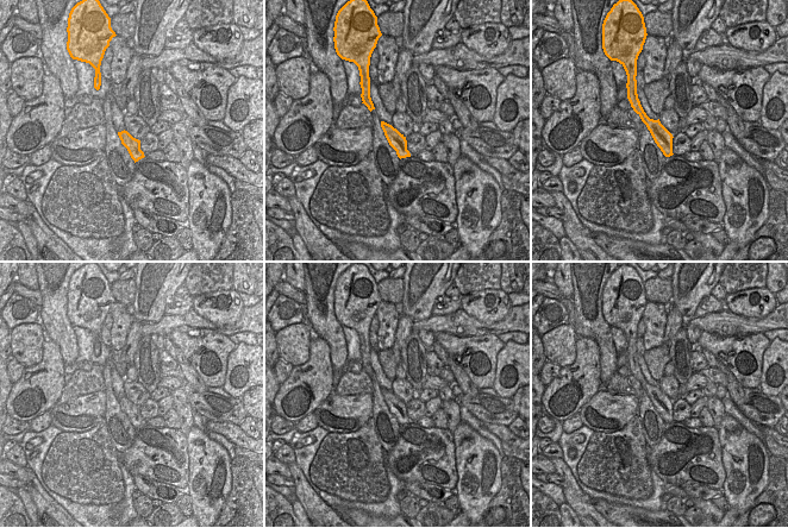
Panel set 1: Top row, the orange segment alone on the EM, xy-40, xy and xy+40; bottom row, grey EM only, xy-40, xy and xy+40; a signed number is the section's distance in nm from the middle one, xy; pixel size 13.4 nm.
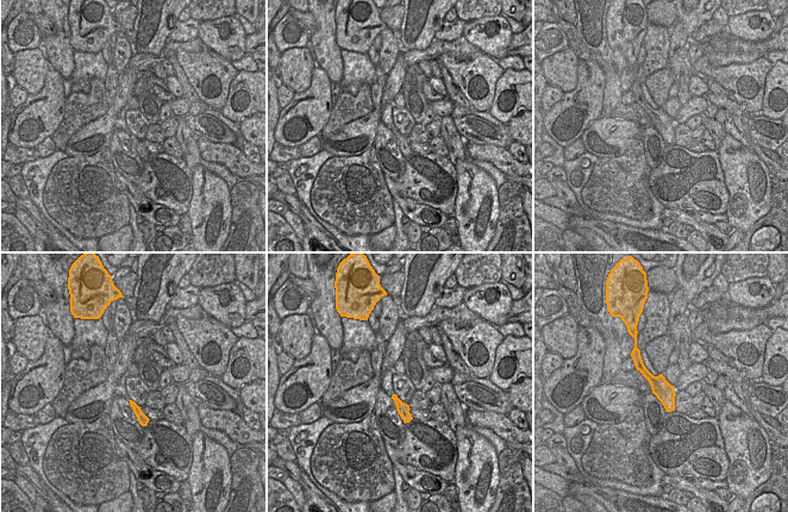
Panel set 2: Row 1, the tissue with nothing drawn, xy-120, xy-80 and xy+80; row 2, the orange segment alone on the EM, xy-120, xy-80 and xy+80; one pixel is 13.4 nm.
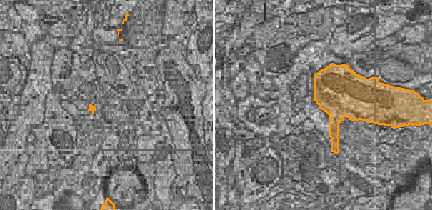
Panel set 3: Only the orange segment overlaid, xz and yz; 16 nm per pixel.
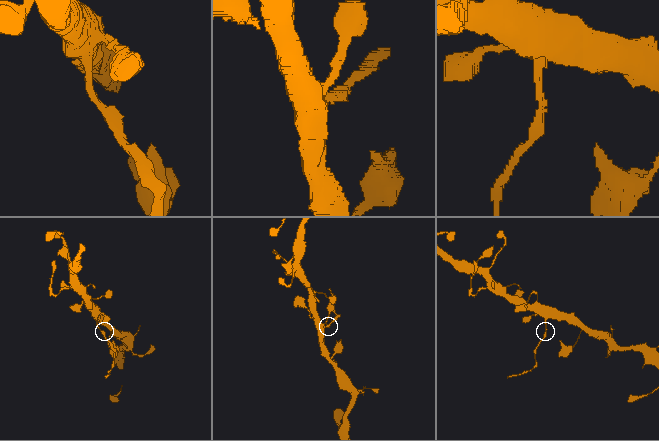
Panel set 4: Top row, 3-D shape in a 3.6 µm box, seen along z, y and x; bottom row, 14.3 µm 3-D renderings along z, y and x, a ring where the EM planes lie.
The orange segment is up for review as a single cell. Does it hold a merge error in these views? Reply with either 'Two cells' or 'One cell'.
Two cells

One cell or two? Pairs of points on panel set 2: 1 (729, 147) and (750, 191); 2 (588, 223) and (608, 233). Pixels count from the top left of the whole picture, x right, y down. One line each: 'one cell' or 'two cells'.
1: one cell
2: one cell

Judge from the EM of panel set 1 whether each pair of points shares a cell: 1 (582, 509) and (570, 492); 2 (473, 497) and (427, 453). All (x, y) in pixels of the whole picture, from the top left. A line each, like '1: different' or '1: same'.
1: same
2: different

